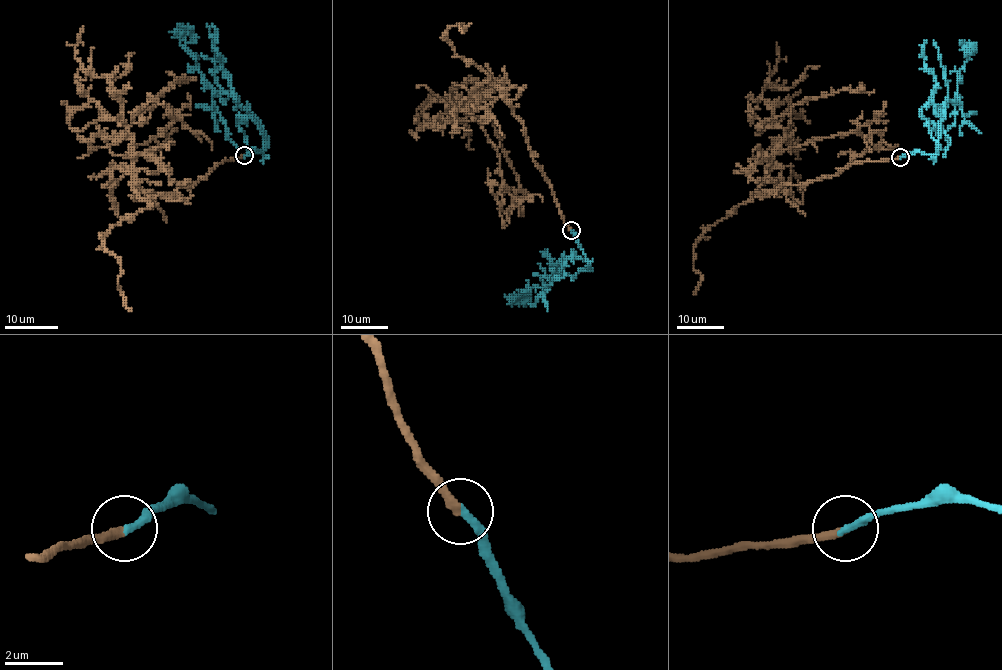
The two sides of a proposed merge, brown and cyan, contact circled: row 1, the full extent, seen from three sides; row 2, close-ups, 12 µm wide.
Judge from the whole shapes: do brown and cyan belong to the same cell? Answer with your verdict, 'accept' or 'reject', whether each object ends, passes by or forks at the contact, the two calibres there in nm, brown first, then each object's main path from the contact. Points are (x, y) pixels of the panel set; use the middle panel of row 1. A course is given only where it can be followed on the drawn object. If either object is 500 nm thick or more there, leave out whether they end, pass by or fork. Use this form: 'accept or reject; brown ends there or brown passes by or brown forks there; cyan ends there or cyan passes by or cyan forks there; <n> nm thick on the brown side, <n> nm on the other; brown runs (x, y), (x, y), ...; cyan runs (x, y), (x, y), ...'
accept; brown ends there; cyan ends there; 280 nm thick on the brown side, 260 nm on the other; brown runs (571, 231), (533, 159), (523, 123), (494, 86), (481, 82), (468, 114), (494, 125), (519, 182), (517, 205); cyan runs (571, 231), (590, 269), (562, 275), (548, 286), (529, 288), (519, 297), (524, 296), (520, 289)

